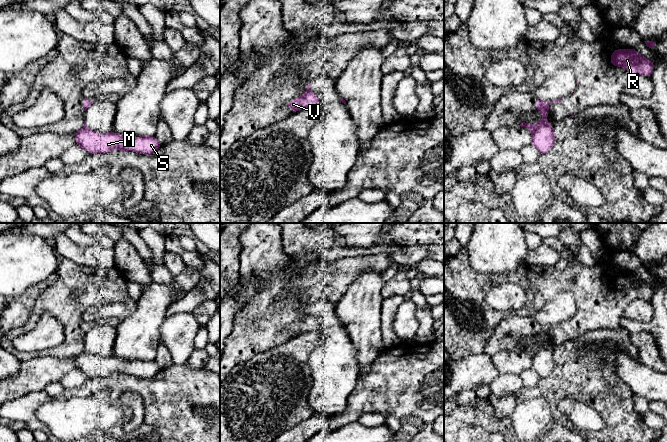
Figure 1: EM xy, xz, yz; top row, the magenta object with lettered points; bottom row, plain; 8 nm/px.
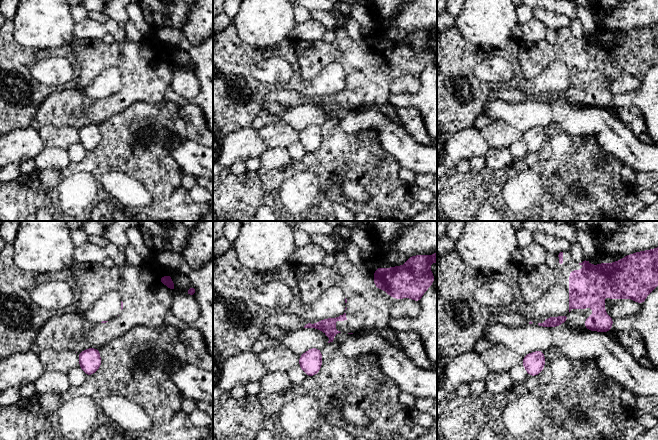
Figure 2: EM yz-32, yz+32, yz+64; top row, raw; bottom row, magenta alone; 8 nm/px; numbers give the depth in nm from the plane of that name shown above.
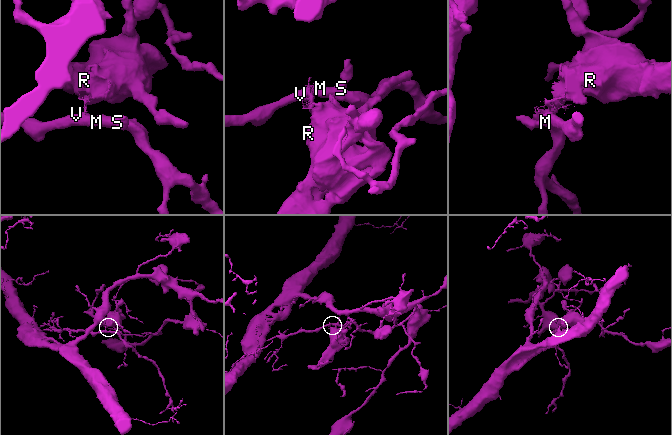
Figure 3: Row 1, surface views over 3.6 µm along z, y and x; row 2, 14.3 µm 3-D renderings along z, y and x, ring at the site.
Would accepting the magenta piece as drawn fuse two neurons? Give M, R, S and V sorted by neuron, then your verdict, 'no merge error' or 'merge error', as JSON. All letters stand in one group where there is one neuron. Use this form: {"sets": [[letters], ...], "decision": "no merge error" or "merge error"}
{"sets": [["M", "S", "V"], ["R"]], "decision": "merge error"}

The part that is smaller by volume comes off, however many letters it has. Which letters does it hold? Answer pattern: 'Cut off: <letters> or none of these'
Cut off: R

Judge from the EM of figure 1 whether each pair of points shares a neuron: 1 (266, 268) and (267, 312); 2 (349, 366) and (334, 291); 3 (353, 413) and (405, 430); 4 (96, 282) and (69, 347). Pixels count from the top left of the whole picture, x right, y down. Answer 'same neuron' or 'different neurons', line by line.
1: same neuron
2: different neurons
3: different neurons
4: same neuron

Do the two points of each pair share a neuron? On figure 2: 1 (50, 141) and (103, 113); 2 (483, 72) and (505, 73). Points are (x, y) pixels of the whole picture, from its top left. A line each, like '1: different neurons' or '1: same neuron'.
1: different neurons
2: same neuron

